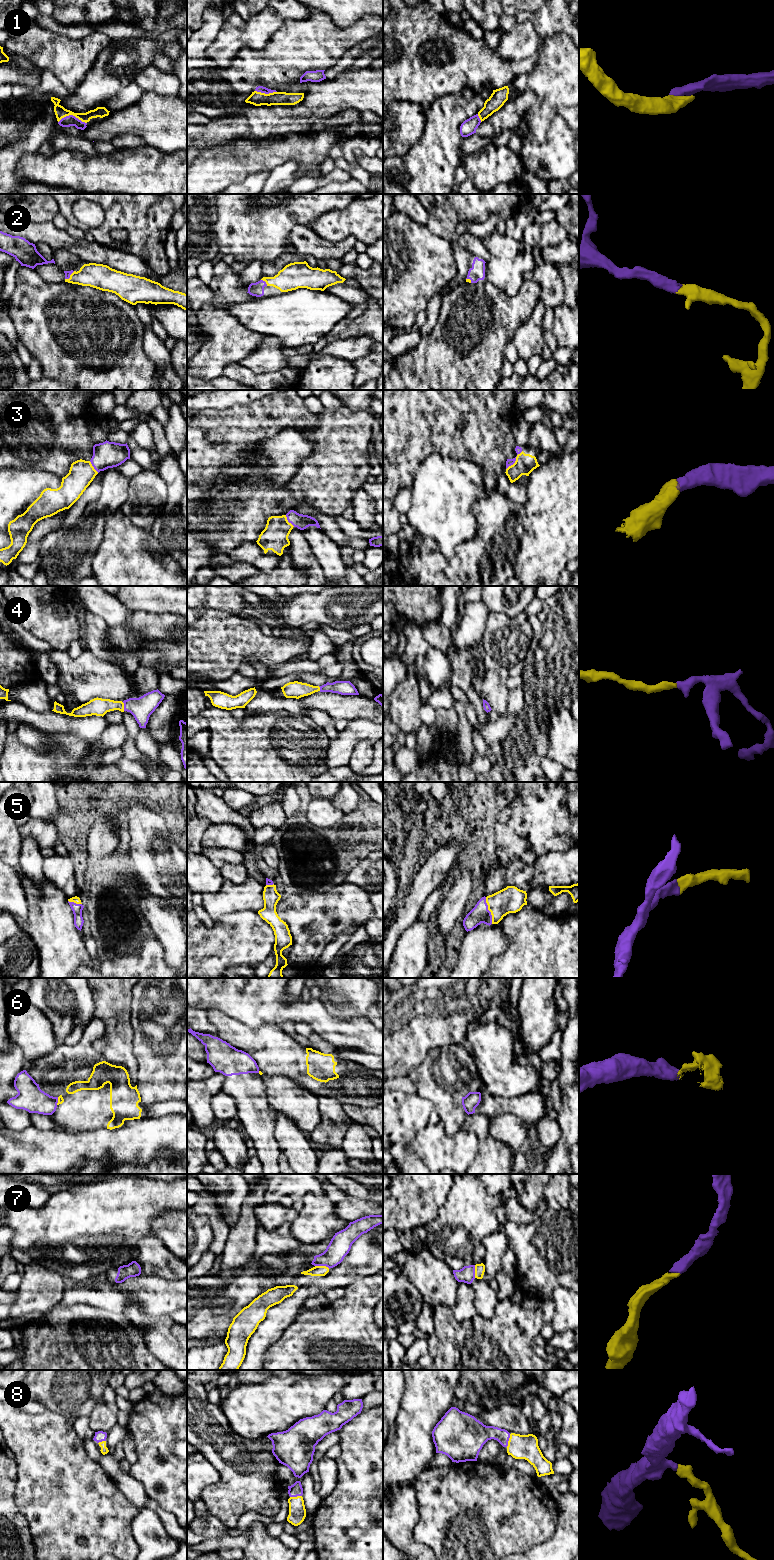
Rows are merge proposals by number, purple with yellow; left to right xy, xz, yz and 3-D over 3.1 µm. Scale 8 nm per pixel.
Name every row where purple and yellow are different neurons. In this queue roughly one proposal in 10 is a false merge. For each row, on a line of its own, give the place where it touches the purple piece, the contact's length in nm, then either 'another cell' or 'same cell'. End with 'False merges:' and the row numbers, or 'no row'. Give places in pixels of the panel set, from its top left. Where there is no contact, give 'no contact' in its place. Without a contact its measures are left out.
1: xy (72, 115) | 240 nm | same cell
2: xz (265, 282) | 80 nm | same cell
3: yz (515, 460) | 200 nm | same cell
4: xy (124, 706) | 70 nm | same cell
5: yz (488, 910) | 220 nm | same cell
6: xy (57, 1101) | 70 nm | another cell
7: xz (322, 1265) | 120 nm | same cell
8: yz (508, 1440) | 110 nm | same cell
False merges: 6

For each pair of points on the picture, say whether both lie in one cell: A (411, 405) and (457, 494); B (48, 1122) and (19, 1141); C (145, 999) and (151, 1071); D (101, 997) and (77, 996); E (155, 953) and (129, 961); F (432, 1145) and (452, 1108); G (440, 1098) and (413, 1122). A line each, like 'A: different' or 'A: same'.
A: different
B: different
C: same
D: different
E: same
F: different
G: different

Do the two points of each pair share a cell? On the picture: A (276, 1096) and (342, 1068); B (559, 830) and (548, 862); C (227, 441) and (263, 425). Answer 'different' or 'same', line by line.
A: different
B: different
C: same

